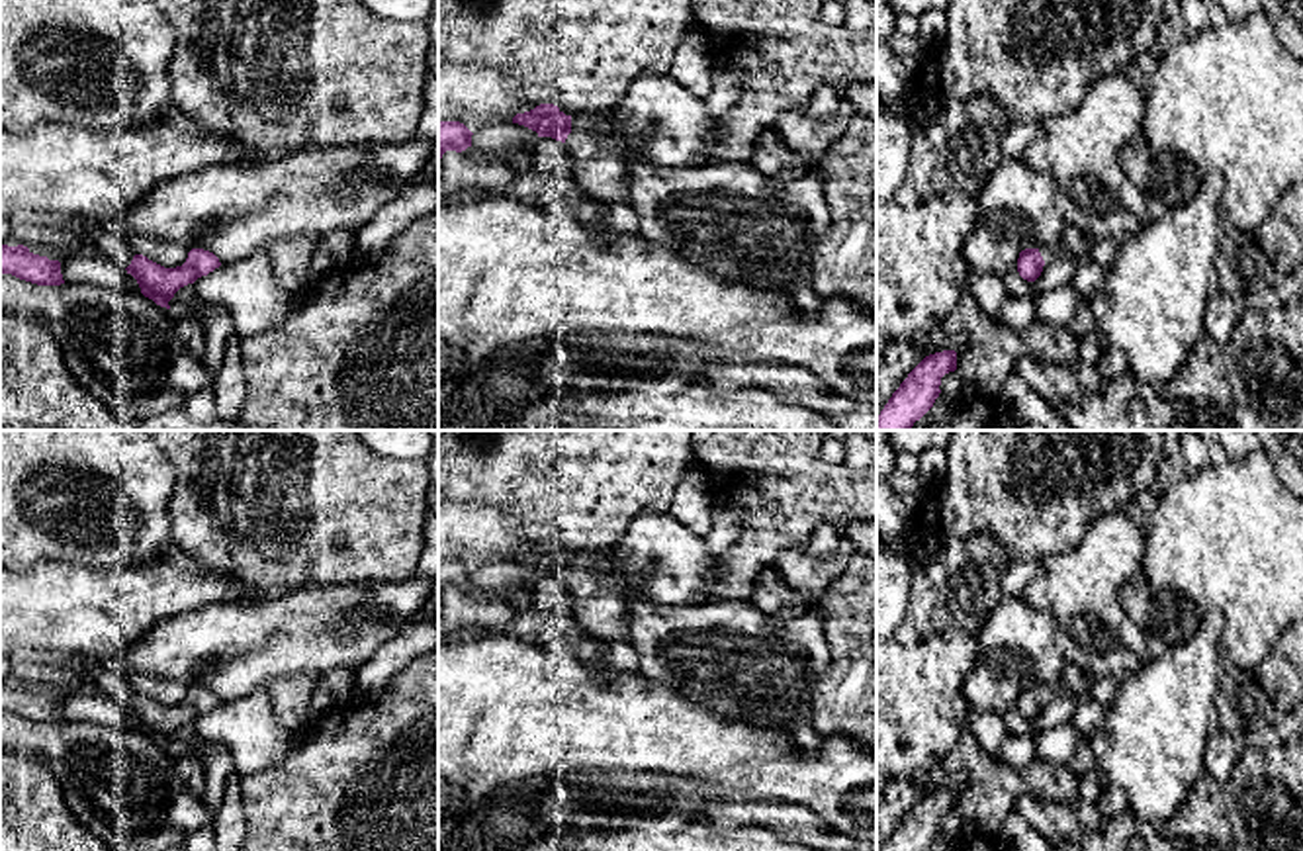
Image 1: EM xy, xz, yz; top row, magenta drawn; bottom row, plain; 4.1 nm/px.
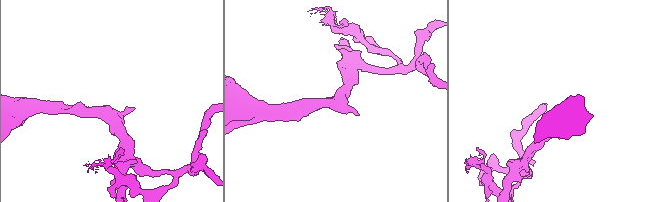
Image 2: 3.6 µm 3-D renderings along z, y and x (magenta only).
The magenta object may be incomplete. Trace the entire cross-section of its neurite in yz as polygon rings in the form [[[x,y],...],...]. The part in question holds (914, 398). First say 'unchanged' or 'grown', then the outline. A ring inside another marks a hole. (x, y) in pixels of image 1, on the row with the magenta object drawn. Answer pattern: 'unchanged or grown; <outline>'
unchanged; [[[957,352],[925,356],[892,393],[876,419],[876,430],[910,430],[935,403],[941,378],[957,370]]]

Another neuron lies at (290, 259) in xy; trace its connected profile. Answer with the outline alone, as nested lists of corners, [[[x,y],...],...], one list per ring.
[[[299,235],[266,248],[276,280],[288,293],[297,295],[309,284],[315,246],[315,239]]]

